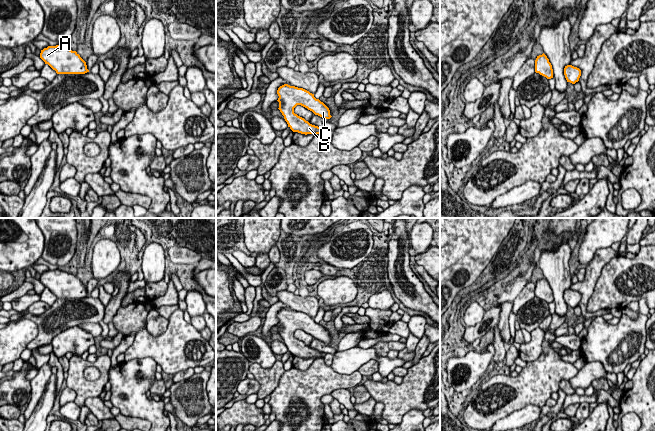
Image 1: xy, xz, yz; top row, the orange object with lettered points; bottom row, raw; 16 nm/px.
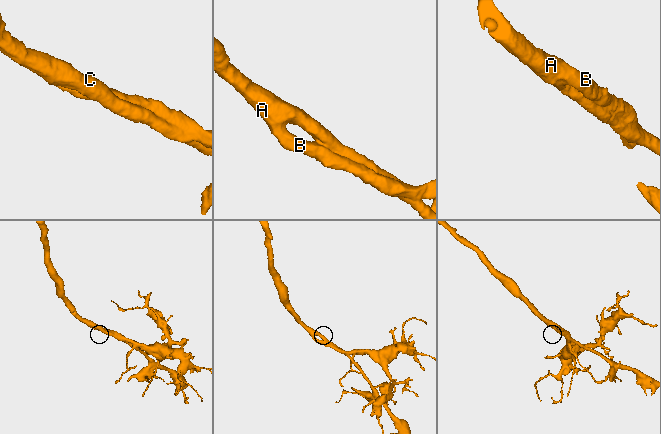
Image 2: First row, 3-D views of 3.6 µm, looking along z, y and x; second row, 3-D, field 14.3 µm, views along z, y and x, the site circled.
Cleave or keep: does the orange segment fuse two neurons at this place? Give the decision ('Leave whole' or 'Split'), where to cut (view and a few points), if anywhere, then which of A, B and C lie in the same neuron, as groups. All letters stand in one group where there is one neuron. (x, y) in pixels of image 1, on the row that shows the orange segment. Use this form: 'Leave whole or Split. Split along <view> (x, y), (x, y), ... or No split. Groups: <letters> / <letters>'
Leave whole. No split. Groups: A B C

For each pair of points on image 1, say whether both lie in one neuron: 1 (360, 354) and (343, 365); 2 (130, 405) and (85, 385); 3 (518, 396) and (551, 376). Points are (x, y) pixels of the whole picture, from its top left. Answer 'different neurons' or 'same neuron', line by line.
1: same neuron
2: different neurons
3: same neuron

